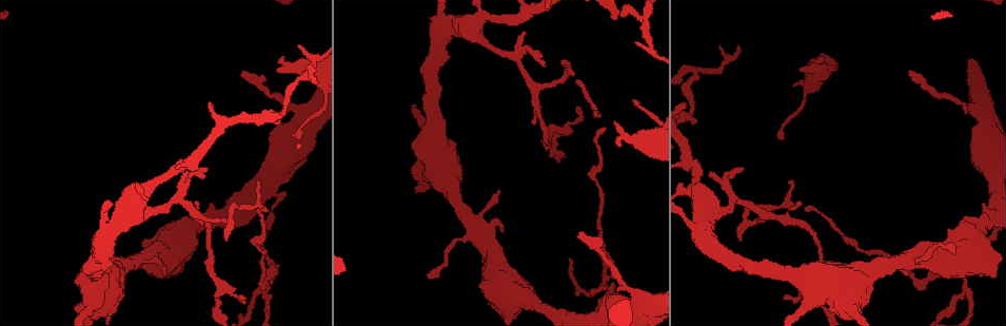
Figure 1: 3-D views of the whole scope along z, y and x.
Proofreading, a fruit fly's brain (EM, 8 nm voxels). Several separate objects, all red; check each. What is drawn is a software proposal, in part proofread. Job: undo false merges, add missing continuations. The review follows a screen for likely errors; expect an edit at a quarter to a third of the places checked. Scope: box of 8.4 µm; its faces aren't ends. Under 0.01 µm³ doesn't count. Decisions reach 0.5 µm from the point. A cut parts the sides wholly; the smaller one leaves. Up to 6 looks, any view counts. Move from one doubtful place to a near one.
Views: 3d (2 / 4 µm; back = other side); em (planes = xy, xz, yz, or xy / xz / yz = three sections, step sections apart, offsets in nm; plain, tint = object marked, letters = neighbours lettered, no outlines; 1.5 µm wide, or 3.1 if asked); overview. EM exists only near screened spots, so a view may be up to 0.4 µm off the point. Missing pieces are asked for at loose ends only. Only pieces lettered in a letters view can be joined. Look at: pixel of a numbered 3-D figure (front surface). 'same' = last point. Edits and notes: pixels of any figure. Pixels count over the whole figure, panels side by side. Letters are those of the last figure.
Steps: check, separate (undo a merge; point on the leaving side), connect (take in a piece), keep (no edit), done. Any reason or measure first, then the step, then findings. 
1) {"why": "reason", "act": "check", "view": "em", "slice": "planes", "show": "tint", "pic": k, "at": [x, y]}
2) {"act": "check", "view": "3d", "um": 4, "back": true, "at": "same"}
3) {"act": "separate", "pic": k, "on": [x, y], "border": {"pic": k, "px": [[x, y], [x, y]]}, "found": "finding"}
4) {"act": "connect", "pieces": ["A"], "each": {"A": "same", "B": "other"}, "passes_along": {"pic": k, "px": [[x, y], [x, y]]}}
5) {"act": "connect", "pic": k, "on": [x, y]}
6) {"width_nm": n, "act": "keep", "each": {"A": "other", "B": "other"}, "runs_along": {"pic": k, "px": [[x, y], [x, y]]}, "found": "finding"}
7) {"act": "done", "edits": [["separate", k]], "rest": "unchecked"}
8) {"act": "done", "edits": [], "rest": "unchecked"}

{"why": "abrupt turn", "act": "check", "view": "em", "slice": "planes", "show": "tint", "pic": 1, "at": [698, 72]}

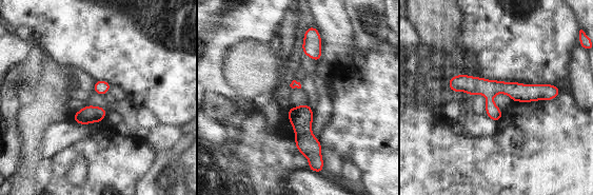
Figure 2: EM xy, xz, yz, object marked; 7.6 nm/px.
{"act": "check", "view": "em", "slice": "planes", "show": "letters", "at": "same"}

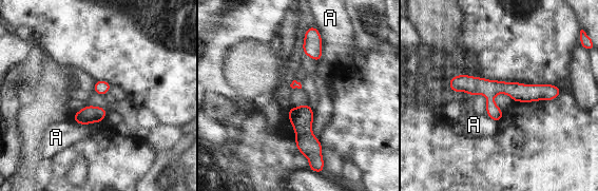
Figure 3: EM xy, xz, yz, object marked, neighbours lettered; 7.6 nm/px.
{"width_nm": 140, "act": "keep", "each": {"A": "other"}, "runs_along": {"pic": 3, "px": [[451, 81], [518, 92], [557, 91]]}, "found": "all the same neuron"}

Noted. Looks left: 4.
{"why": "an open end", "act": "check", "view": "em", "slice": "xz", "step": 8, "show": "letters", "pic": 1, "at": [544, 67]}

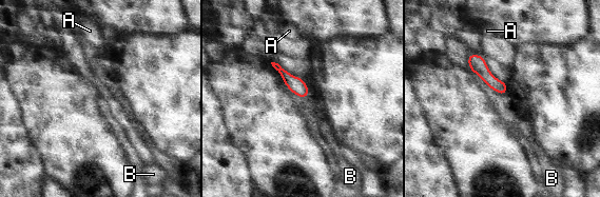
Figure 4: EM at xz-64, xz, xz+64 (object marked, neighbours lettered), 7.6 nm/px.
{"width_nm": 90, "act": "keep", "each": {"A": "other", "B": "other"}, "found": "none of them fits"}

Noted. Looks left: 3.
{"why": "thin end", "act": "check", "view": "em", "slice": "xz", "step": 8, "show": "tint", "pic": 1, "at": [580, 232]}

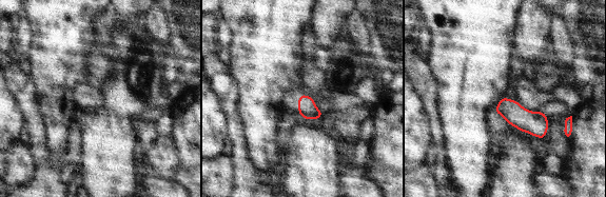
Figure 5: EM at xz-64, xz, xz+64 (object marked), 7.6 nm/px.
{"act": "check", "view": "em", "slice": "planes", "show": "letters", "at": "same"}

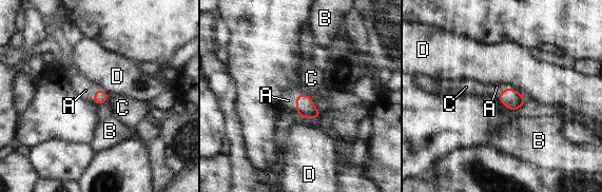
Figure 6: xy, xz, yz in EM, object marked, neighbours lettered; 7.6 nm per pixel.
{"width_nm": 100, "act": "connect", "pieces": ["A"], "each": {"A": "same", "B": "other", "C": "other", "D": "other"}, "passes_along": {"pic": 6, "px": [[305, 107], [296, 102], [288, 100]]}, "found": "the neuron continues"}

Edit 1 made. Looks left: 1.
{"act": "done", "edits": [["connect", 6]], "rest": "unchecked"}

